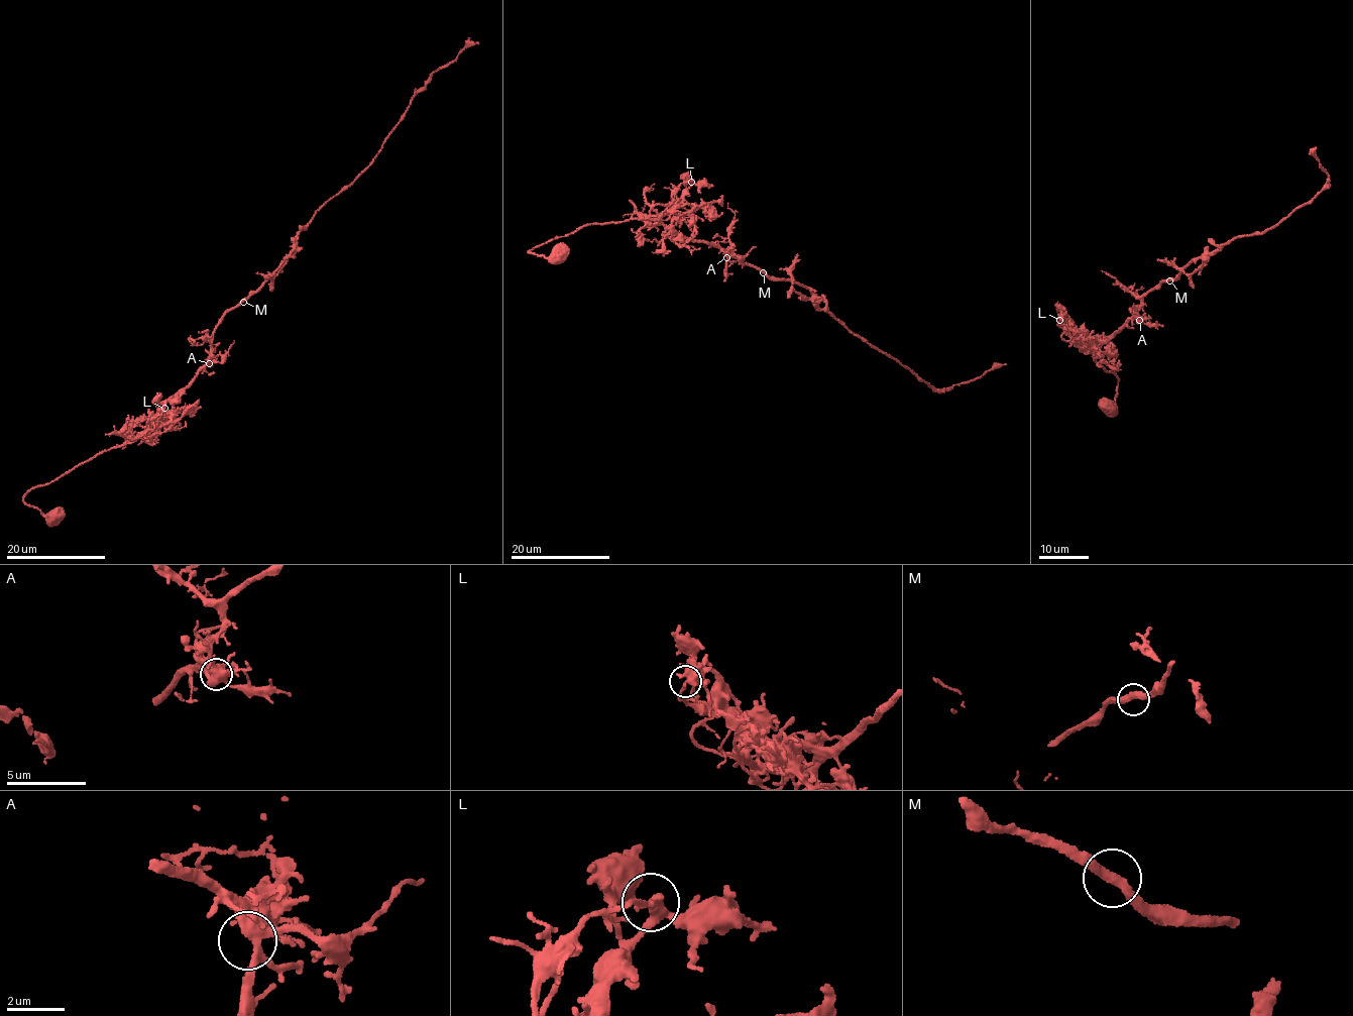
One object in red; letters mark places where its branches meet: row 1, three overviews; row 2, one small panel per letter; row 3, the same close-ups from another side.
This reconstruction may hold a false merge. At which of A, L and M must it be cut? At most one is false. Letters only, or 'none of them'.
L

